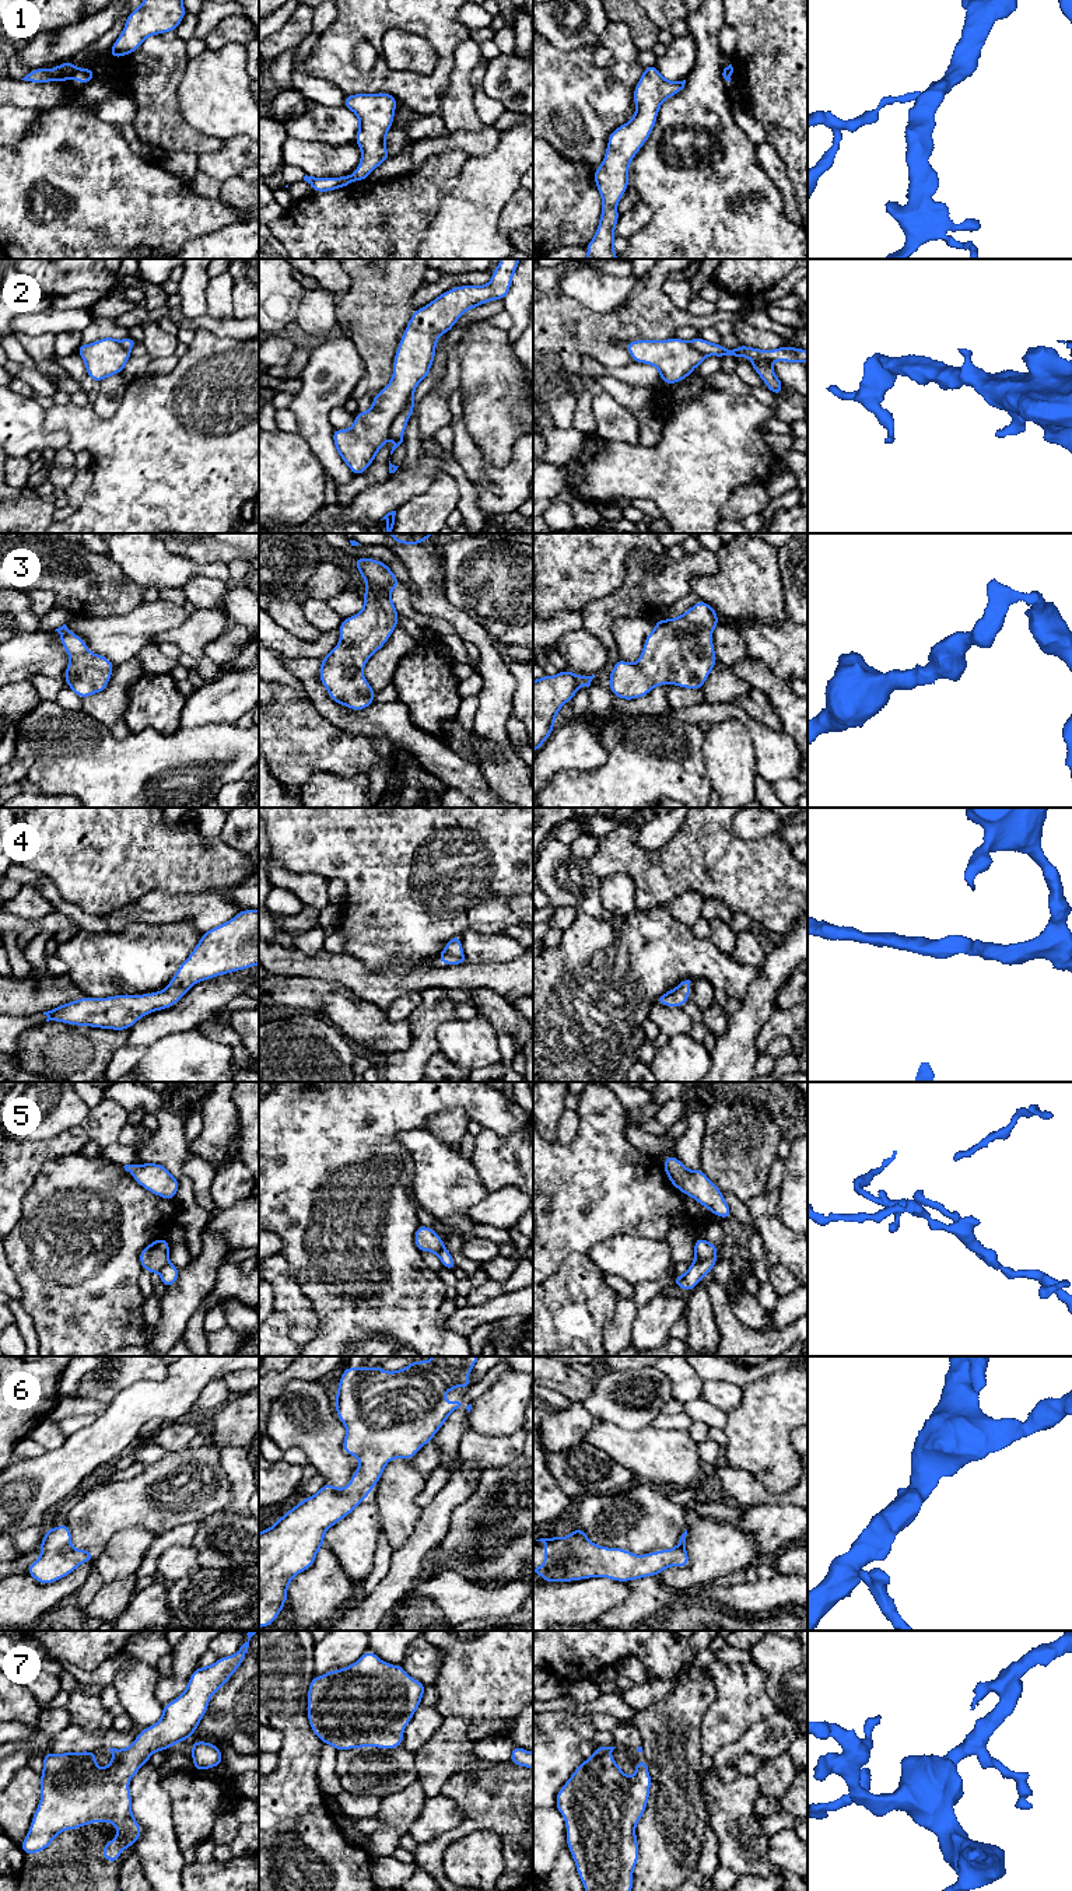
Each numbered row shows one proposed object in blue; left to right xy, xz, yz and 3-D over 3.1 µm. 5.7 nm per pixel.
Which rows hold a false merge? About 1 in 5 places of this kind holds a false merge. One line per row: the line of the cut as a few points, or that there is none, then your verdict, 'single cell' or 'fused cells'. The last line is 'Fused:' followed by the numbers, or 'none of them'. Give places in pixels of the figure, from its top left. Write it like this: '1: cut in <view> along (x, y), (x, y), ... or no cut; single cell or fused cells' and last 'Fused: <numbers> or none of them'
1: cut in xy along (79, 69), (72, 77); fused cells
2: cut in xz along (413, 389), (405, 409), (393, 420), (388, 436); fused cells
3: no cut; single cell
4: no cut; single cell
5: cut in yz along (714, 1253), (694, 1263); fused cells
6: no cut; single cell
7: no cut; single cell
Fused: 1, 2, 5

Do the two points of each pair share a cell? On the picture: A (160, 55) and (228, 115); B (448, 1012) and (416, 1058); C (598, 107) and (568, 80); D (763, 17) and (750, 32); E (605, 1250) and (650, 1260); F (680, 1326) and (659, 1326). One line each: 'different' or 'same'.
A: different
B: same
C: same
D: same
E: same
F: different

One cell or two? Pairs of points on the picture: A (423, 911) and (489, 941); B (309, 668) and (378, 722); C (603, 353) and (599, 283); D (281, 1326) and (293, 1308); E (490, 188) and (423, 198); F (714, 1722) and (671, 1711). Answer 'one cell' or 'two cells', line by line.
A: two cells
B: one cell
C: two cells
D: two cells
E: two cells
F: two cells

